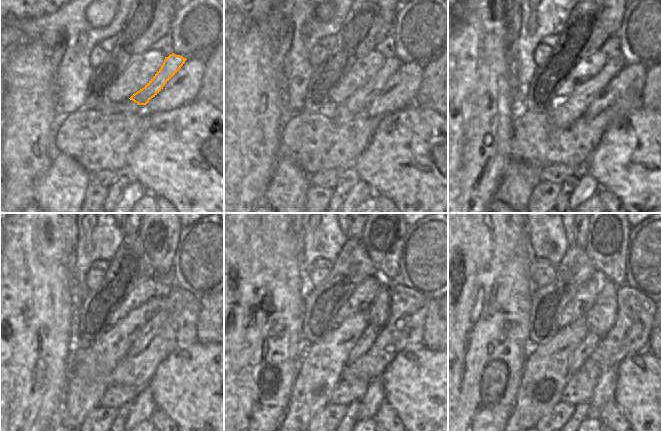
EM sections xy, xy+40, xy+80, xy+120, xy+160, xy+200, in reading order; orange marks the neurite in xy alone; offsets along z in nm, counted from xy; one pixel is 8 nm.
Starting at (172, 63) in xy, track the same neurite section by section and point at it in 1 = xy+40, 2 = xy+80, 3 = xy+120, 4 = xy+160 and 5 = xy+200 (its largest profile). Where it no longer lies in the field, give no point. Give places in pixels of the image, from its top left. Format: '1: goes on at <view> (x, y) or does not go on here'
1: goes on at xy+40 (355, 105)
2: goes on at xy+80 (563, 115)
3: goes on at xy+120 (85, 387)
4: goes on at xy+160 (320, 372)
5: goes on at xy+200 (546, 371)

